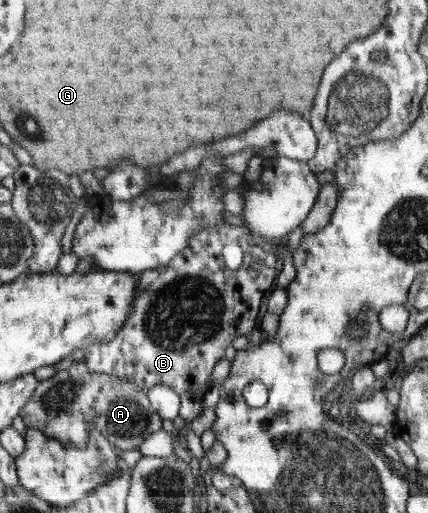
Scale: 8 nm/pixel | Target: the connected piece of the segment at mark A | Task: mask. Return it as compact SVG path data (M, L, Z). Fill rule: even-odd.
M85 361L73 363L69 368L41 381L33 397L21 410L20 416L27 428L32 426L33 429L41 429L46 434L53 433L53 437L61 437L61 441L69 441L69 433L73 433L73 425L77 425L77 421L84 421L89 432L93 429L100 431L119 451L139 449L149 436L159 432L163 427L163 418L152 406L147 391L117 376L95 373L89 369Z

